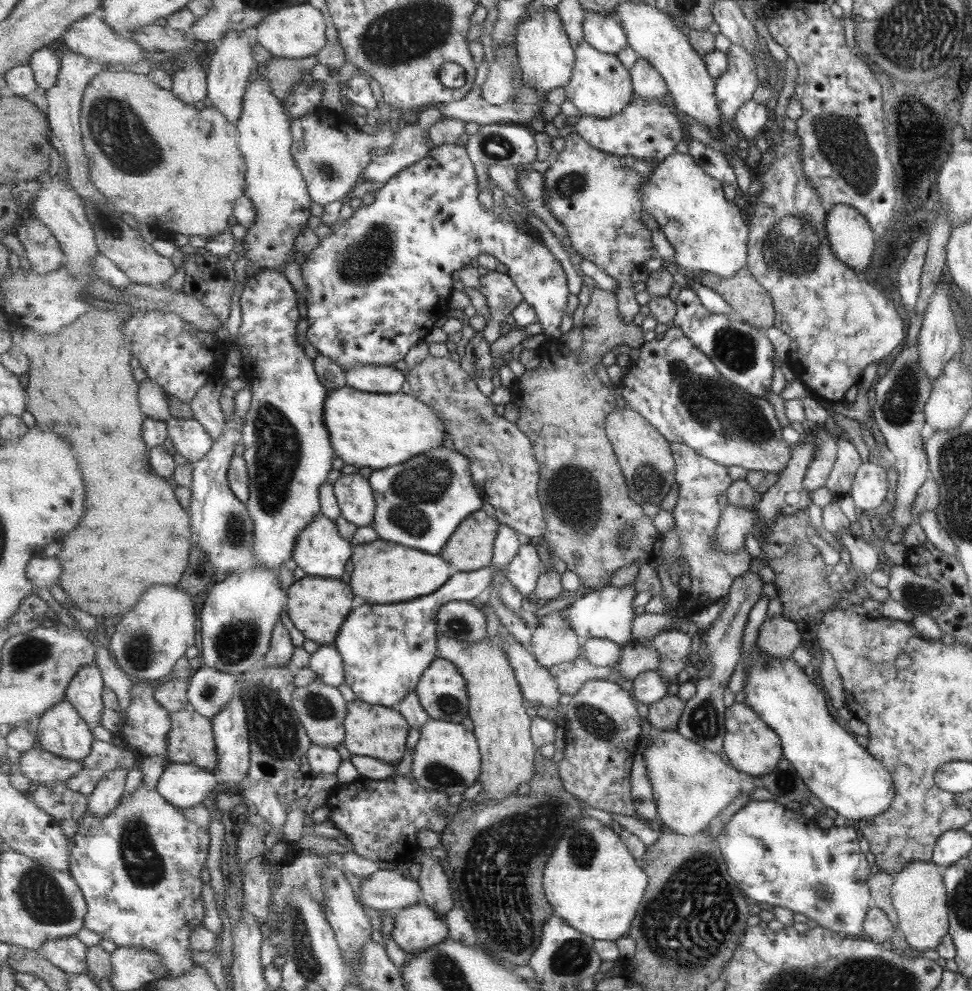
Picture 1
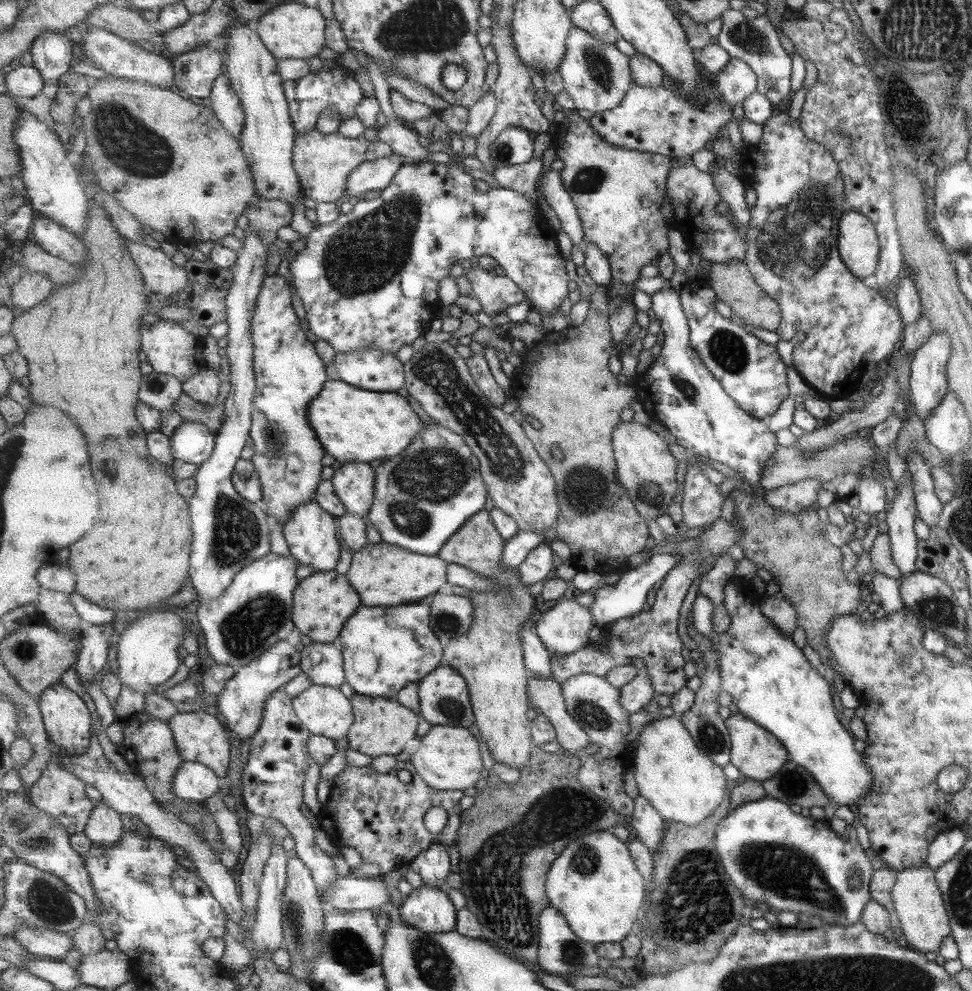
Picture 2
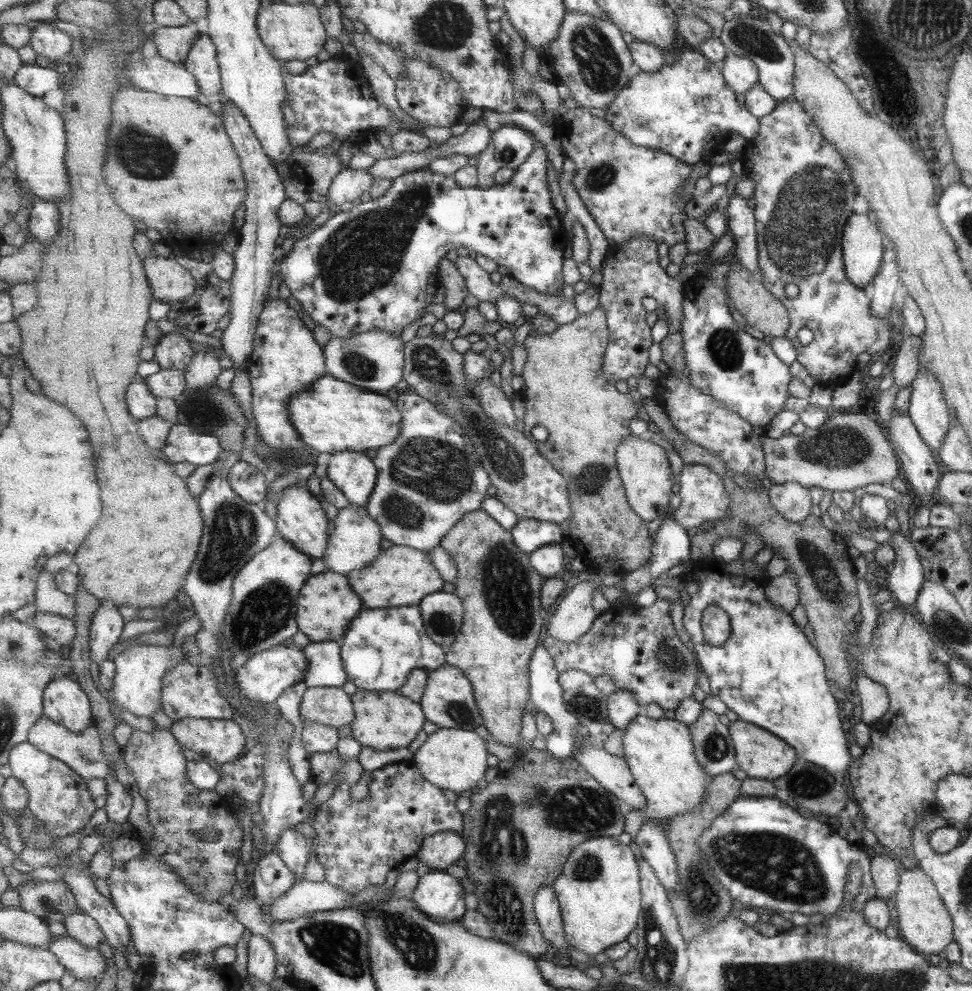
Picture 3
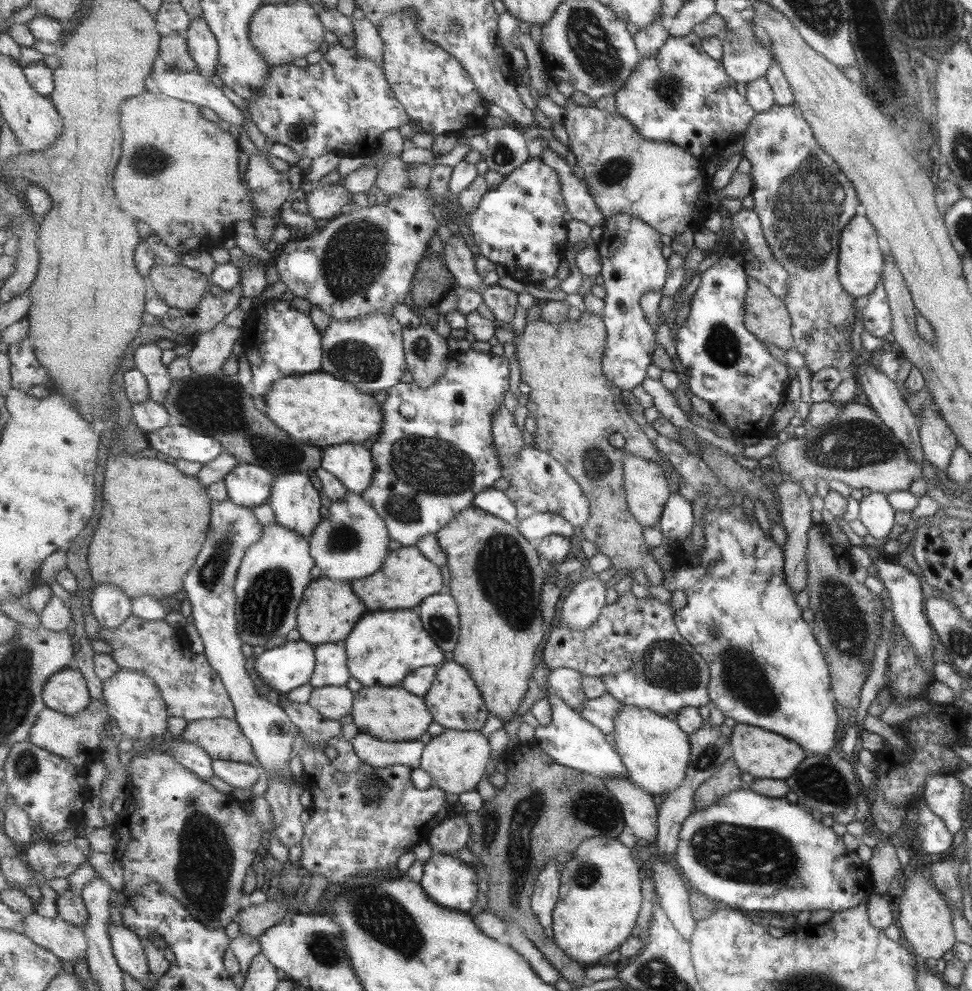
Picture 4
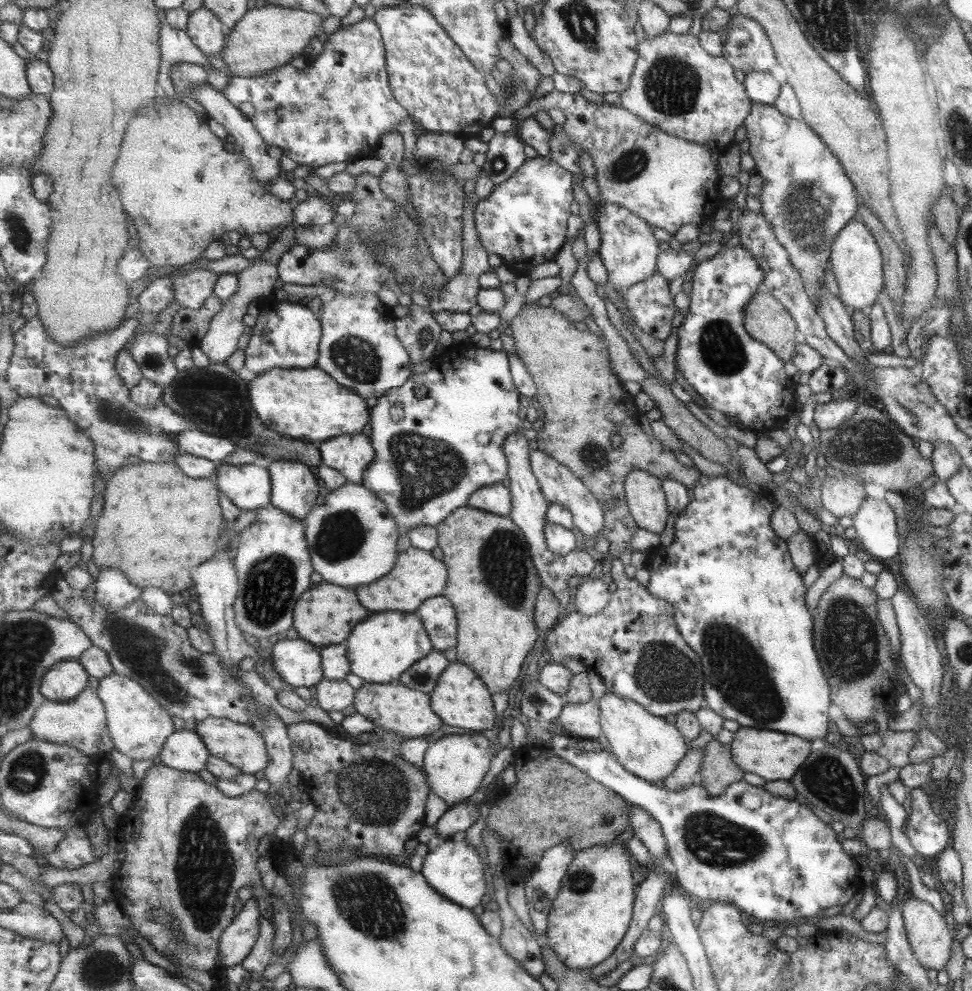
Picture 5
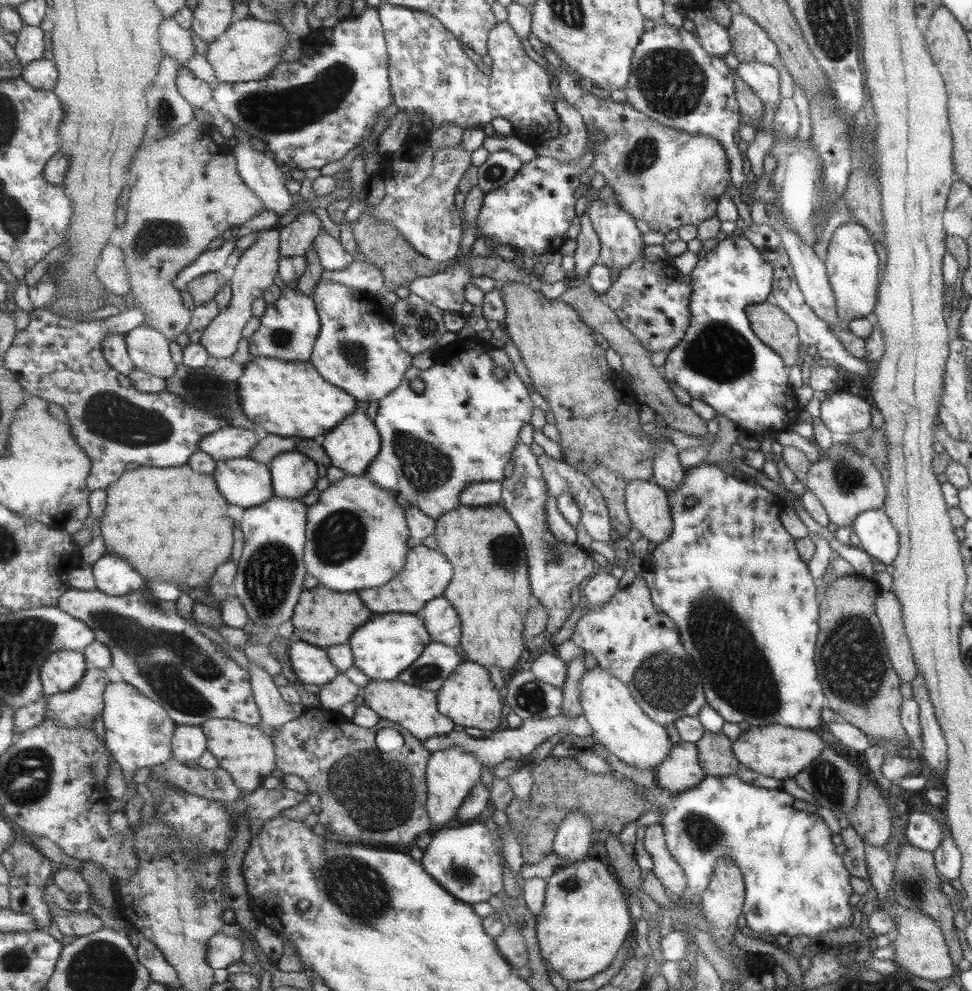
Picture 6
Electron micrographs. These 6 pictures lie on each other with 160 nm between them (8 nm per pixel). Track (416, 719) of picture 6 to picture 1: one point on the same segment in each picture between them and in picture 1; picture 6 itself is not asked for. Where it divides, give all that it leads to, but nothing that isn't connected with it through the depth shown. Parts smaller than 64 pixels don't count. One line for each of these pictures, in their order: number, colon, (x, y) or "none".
1: (374, 730)
2: (382, 726)
3: (385, 720)
4: (390, 713)
5: (406, 711)

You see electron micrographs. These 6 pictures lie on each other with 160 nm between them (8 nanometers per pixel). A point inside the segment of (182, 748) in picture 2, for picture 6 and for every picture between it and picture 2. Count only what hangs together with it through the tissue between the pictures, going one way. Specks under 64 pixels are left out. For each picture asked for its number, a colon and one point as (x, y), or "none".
3: (222, 741)
4: (223, 738)
5: (242, 745)
6: (246, 752)

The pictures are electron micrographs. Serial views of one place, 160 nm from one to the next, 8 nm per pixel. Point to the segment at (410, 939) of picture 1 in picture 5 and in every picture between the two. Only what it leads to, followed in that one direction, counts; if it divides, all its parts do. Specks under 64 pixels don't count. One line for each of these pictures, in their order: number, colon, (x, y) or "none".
2: (427, 908)
3: (441, 897)
4: (449, 881)
5: (454, 868)

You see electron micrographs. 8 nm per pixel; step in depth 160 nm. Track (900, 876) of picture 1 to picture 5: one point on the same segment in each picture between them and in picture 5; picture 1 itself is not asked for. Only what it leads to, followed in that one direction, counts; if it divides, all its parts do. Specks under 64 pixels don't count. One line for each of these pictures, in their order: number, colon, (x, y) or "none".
2: (916, 899)
3: (924, 923)
4: (925, 921)
5: (930, 939)

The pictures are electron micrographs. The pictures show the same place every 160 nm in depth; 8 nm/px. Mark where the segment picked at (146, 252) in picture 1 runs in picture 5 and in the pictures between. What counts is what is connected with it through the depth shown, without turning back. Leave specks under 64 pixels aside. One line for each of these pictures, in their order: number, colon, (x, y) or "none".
2: (161, 275)
3: (171, 282)
4: (181, 287)
5: (193, 288)

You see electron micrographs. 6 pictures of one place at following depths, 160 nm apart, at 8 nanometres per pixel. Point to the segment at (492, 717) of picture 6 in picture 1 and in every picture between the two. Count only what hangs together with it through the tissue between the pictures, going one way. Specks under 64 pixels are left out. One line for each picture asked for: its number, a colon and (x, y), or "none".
1: (443, 691)
2: (445, 698)
3: (449, 701)
4: (455, 700)
5: (462, 699)

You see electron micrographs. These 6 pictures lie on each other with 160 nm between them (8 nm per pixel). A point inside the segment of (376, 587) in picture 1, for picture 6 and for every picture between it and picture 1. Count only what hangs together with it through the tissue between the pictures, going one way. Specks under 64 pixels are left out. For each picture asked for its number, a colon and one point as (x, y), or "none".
2: (386, 574)
3: (401, 576)
4: (408, 577)
5: (419, 576)
6: (428, 572)

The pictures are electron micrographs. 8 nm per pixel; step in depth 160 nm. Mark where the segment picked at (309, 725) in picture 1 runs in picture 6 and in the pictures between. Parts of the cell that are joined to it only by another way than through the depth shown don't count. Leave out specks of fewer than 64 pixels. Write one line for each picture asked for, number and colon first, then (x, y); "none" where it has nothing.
2: (325, 710)
3: (332, 706)
4: (334, 702)
5: (339, 695)
6: (341, 690)

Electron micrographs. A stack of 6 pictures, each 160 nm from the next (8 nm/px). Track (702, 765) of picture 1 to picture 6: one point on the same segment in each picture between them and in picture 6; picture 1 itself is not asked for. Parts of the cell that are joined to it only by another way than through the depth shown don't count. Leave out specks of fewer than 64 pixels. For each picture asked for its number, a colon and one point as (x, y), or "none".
2: (680, 780)
3: (661, 753)
4: (656, 751)
5: (648, 746)
6: (620, 724)

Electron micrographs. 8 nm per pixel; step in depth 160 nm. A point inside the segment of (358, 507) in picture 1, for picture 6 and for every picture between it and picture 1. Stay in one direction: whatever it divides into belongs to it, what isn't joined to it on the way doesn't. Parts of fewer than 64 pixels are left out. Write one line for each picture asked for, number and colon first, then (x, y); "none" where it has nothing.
2: (355, 482)
3: (355, 474)
4: (353, 464)
5: (352, 454)
6: (355, 443)

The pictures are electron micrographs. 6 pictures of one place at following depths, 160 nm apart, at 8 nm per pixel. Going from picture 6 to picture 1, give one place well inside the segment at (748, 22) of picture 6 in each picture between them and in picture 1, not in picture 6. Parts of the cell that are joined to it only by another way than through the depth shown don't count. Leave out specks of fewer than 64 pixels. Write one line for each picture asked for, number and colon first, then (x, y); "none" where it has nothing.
1: (735, 86)
2: (736, 81)
3: (740, 74)
4: (743, 59)
5: (755, 51)

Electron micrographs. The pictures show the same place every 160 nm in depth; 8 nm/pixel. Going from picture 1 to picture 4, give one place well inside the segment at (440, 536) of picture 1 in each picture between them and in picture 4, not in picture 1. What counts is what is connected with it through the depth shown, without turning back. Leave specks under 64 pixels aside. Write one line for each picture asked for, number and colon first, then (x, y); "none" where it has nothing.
2: (423, 498)
3: (416, 506)
4: (436, 453)

